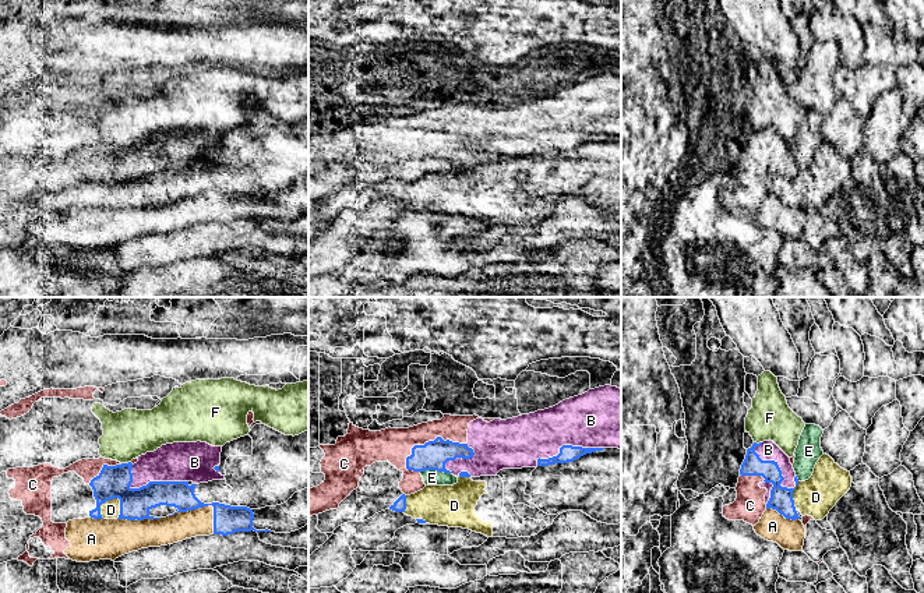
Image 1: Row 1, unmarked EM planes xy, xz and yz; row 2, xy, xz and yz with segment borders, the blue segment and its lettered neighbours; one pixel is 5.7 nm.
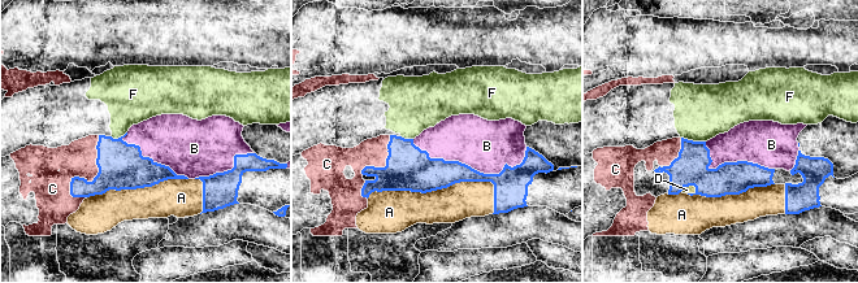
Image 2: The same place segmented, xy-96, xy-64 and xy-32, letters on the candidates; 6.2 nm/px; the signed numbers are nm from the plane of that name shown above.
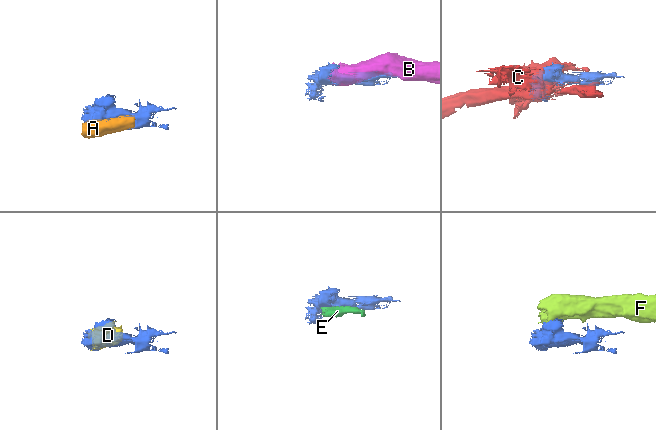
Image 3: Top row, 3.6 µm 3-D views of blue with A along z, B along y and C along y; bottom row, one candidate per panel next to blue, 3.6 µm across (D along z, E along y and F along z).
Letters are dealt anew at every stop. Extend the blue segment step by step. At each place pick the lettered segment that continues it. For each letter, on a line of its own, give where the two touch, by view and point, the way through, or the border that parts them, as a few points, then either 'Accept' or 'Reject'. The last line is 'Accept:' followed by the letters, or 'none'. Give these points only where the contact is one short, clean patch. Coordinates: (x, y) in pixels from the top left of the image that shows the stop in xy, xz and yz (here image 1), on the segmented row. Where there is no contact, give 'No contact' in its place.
A: Touches blue at xy (204, 505). Reject
B: Touches blue at yz (778, 466). Accept
C: Touches blue at xz (429, 441). Reject
D: Touches blue at xy (102, 503). Reject
E: Touches blue at xz (436, 469). Boundary: xz (420, 470), (451, 473). Reject
F: Touches blue at xy (126, 463). Boundary: xy (130, 461), (122, 463). Reject
Accept: B

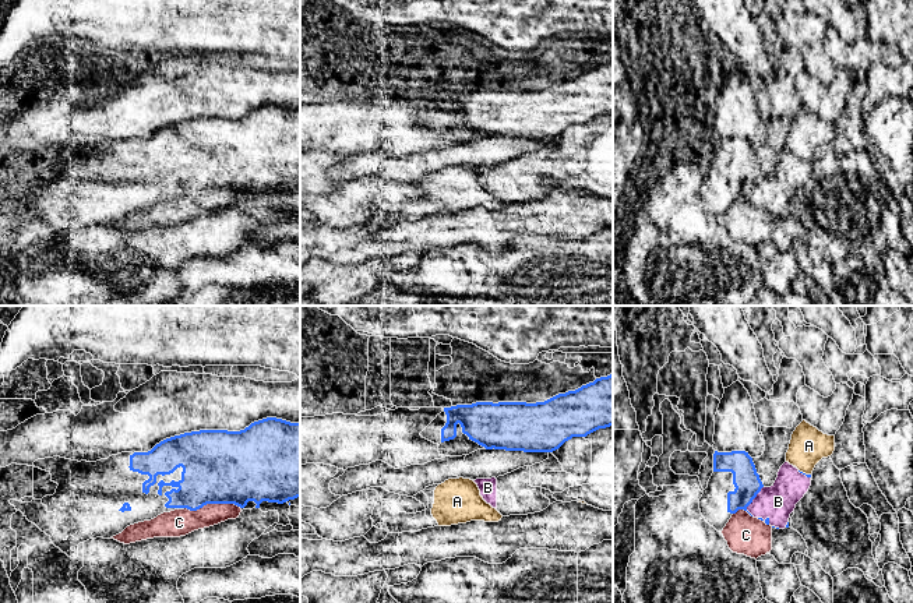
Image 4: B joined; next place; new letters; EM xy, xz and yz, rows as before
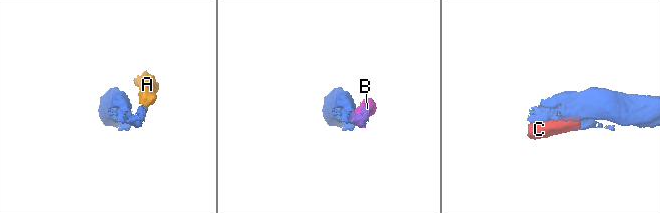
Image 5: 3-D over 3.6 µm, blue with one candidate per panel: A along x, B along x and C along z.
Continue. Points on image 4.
A: Touches blue at yz (804, 473). Boundary: yz (799, 469), (810, 475). Reject
B: Touches blue at yz (751, 501). Reject
C: Touches blue at xy (212, 503). Reject
Accept: none

